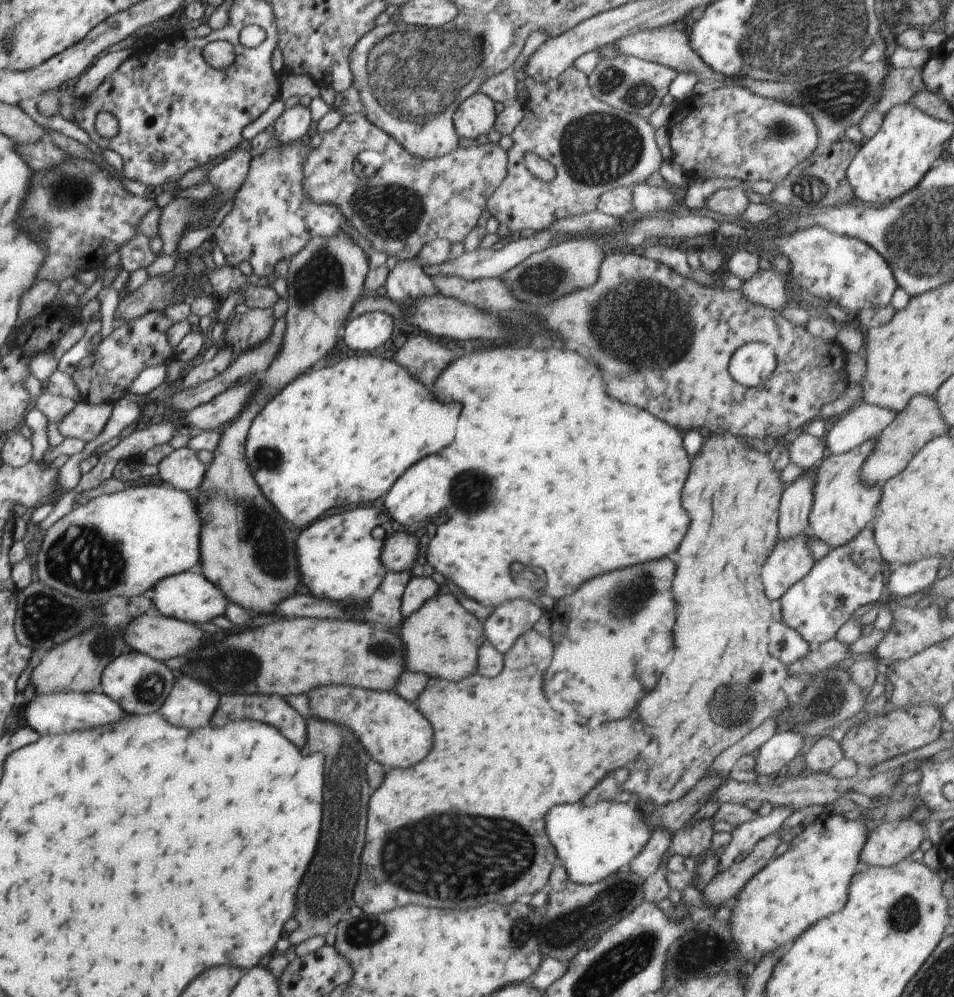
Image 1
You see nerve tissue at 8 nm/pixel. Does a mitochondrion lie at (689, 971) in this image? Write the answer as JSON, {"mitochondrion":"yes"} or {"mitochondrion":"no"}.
{"mitochondrion":"no"}

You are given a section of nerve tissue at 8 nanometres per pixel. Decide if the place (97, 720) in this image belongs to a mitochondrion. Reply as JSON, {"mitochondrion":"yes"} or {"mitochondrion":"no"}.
{"mitochondrion":"no"}

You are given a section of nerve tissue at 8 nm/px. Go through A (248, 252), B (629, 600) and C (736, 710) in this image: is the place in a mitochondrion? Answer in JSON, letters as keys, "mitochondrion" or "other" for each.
{"A":"other","B":"mitochondrion","C":"mitochondrion"}

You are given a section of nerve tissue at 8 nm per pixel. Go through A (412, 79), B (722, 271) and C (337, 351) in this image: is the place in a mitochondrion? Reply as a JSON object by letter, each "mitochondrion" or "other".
{"A":"mitochondrion","B":"other","C":"other"}

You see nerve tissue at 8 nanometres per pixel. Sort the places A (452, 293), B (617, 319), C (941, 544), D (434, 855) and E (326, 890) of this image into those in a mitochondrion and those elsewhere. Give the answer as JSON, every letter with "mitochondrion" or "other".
{"A":"other","B":"mitochondrion","C":"other","D":"mitochondrion","E":"mitochondrion"}

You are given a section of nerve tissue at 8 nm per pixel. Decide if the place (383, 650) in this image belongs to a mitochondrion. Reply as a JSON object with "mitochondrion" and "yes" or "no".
{"mitochondrion":"yes"}

